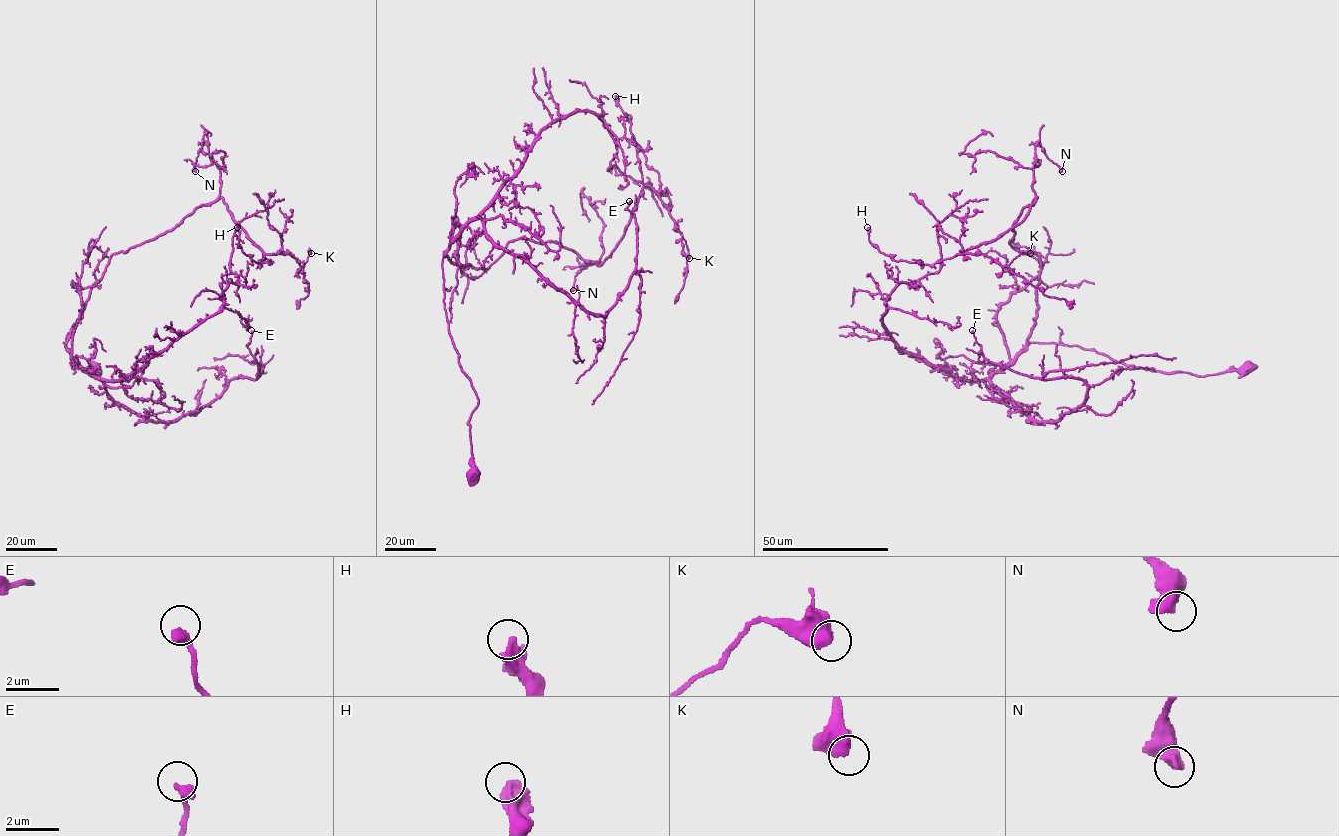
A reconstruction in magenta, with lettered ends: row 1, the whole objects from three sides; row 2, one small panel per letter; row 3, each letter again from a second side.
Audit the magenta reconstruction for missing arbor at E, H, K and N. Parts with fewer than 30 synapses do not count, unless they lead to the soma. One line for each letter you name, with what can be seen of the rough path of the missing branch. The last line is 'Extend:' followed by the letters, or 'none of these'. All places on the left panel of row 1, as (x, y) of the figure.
Extend: none of these

